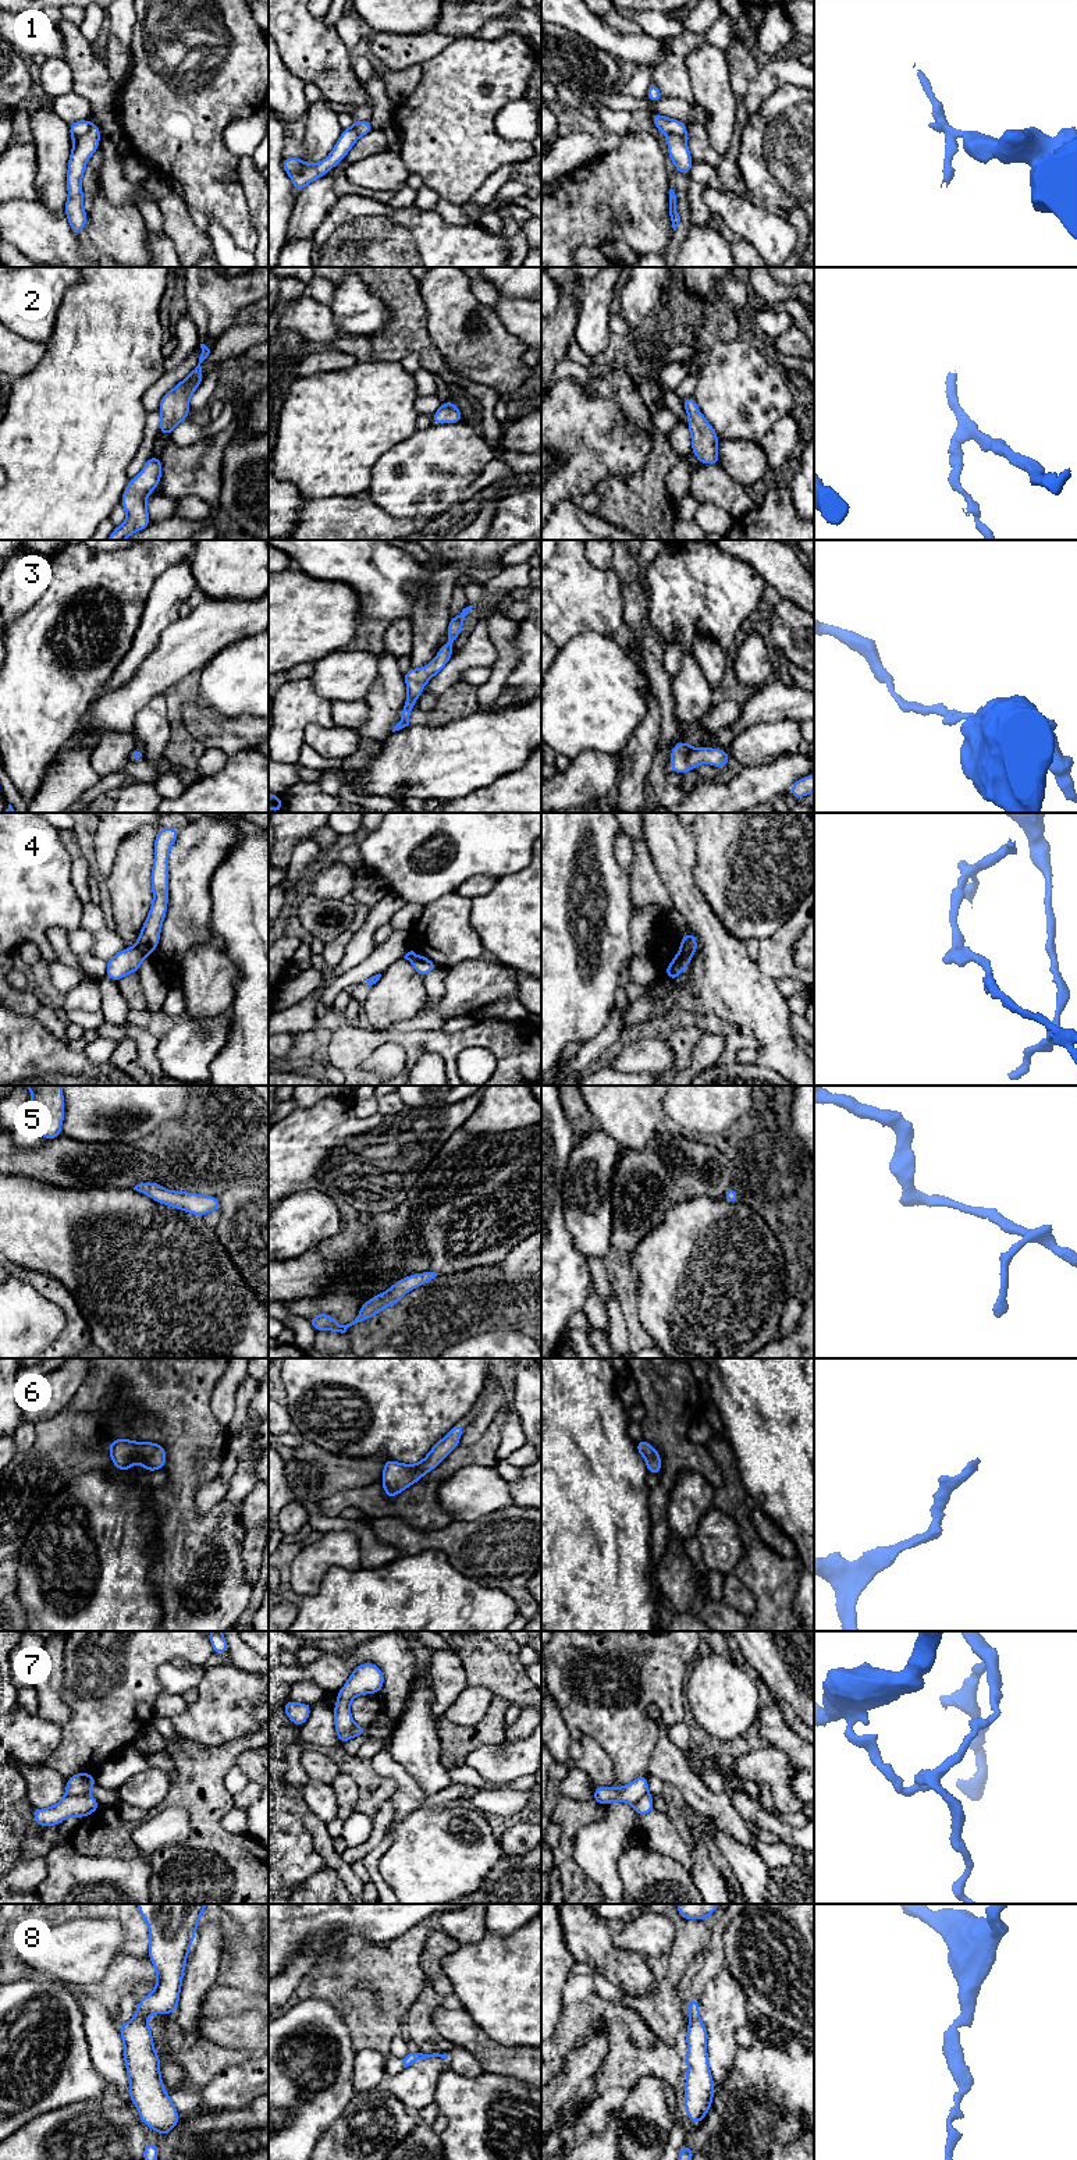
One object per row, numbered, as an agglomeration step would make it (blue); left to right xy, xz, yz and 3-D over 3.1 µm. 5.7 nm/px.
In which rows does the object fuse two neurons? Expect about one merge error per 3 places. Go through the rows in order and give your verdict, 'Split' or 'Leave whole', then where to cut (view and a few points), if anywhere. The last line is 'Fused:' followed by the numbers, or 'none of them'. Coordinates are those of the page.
1: Split. Split along xy (91, 124), (75, 141)
2: Leave whole. No split
3: Leave whole. No split
4: Split. Split along xy (137, 944), (148, 955)
5: Leave whole. No split
6: Leave whole. No split
7: Split. Split along xy (86, 1793), (66, 1797)
8: Leave whole. No split
Fused: 1, 4, 7

